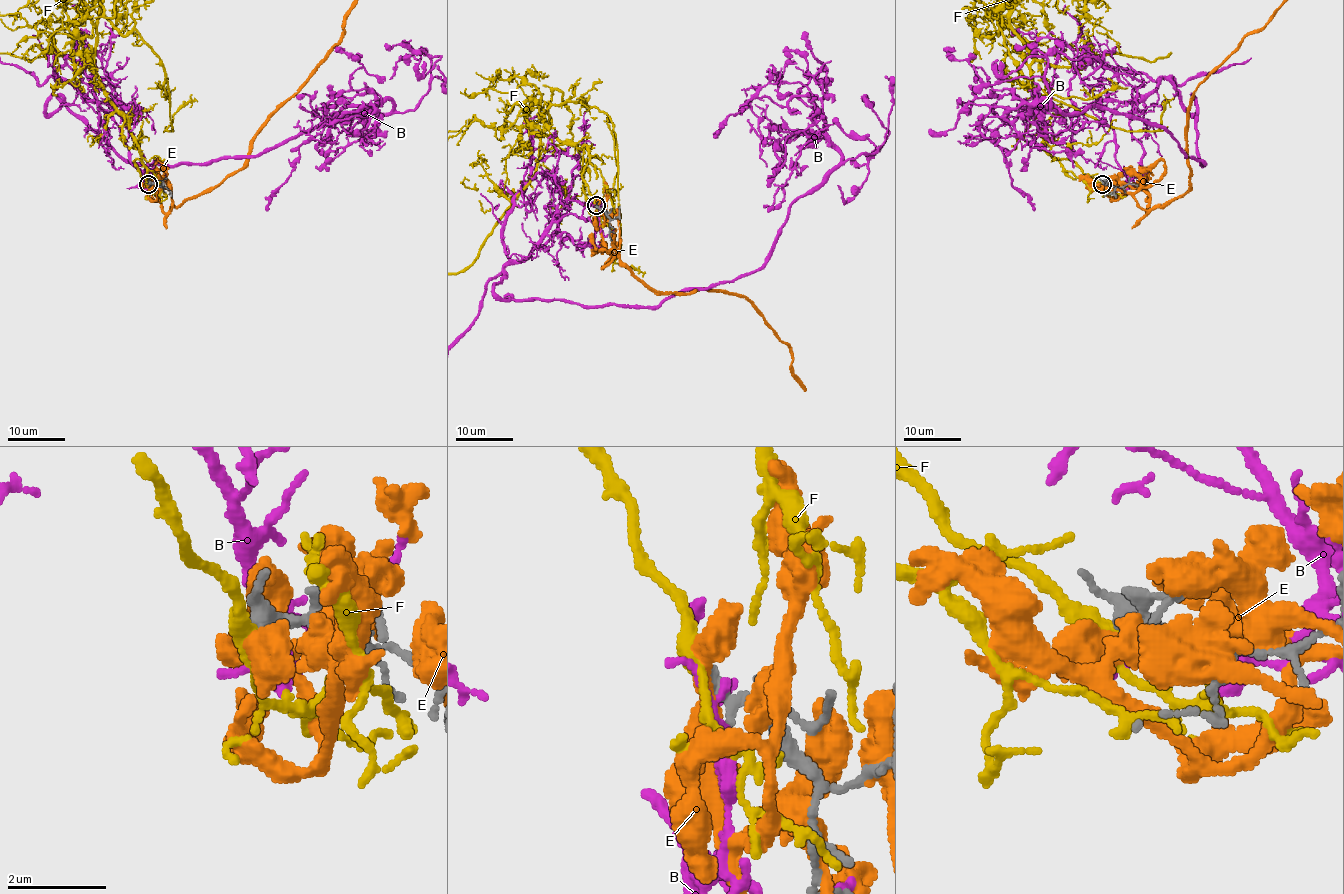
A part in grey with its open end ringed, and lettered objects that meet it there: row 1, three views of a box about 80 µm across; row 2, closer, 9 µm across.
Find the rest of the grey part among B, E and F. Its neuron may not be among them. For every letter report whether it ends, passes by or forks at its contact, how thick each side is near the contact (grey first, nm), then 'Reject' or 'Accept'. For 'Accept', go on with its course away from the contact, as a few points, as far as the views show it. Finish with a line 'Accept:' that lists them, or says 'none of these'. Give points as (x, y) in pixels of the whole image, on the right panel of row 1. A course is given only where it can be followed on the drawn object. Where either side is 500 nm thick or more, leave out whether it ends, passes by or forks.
B: It passes by. Thickness 280 nm (grey) against 100 nm. Reject
E: It passes by. Thickness 280 nm (grey) against 440 nm. Reject
F: It passes by. Thickness 240 nm (grey) against 300 nm. Accept
Accept: F

